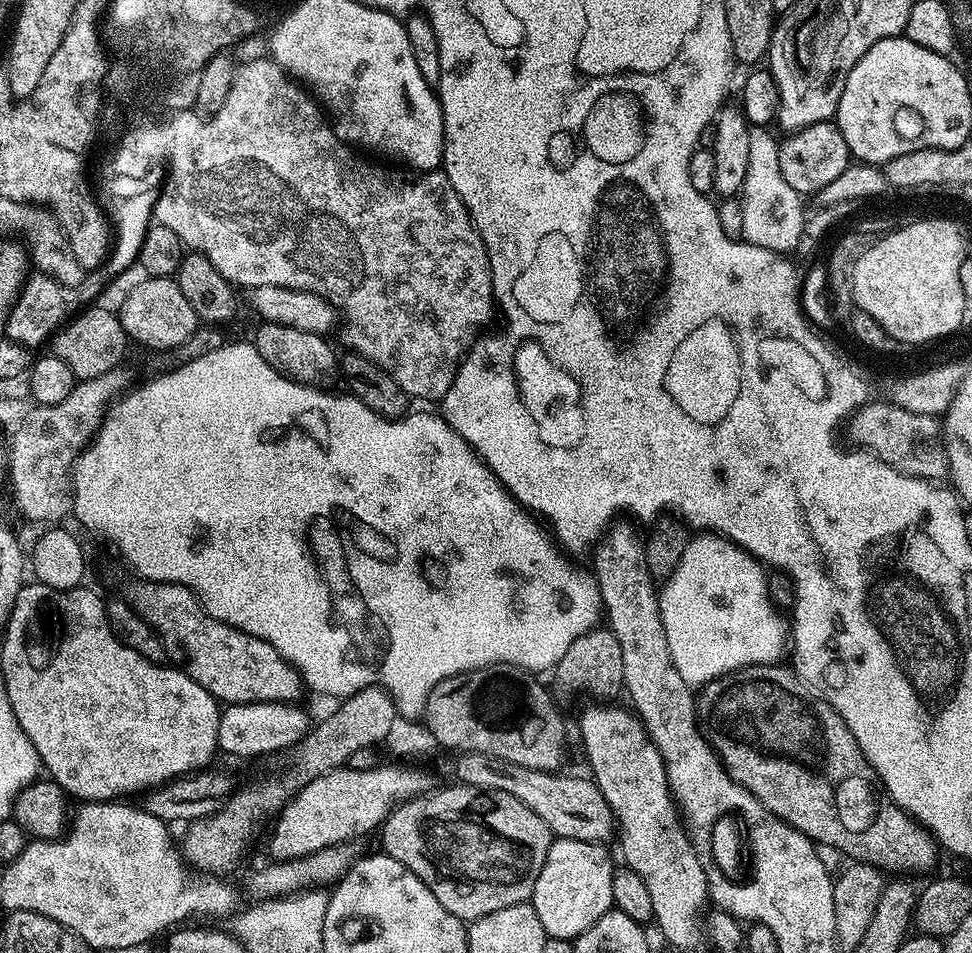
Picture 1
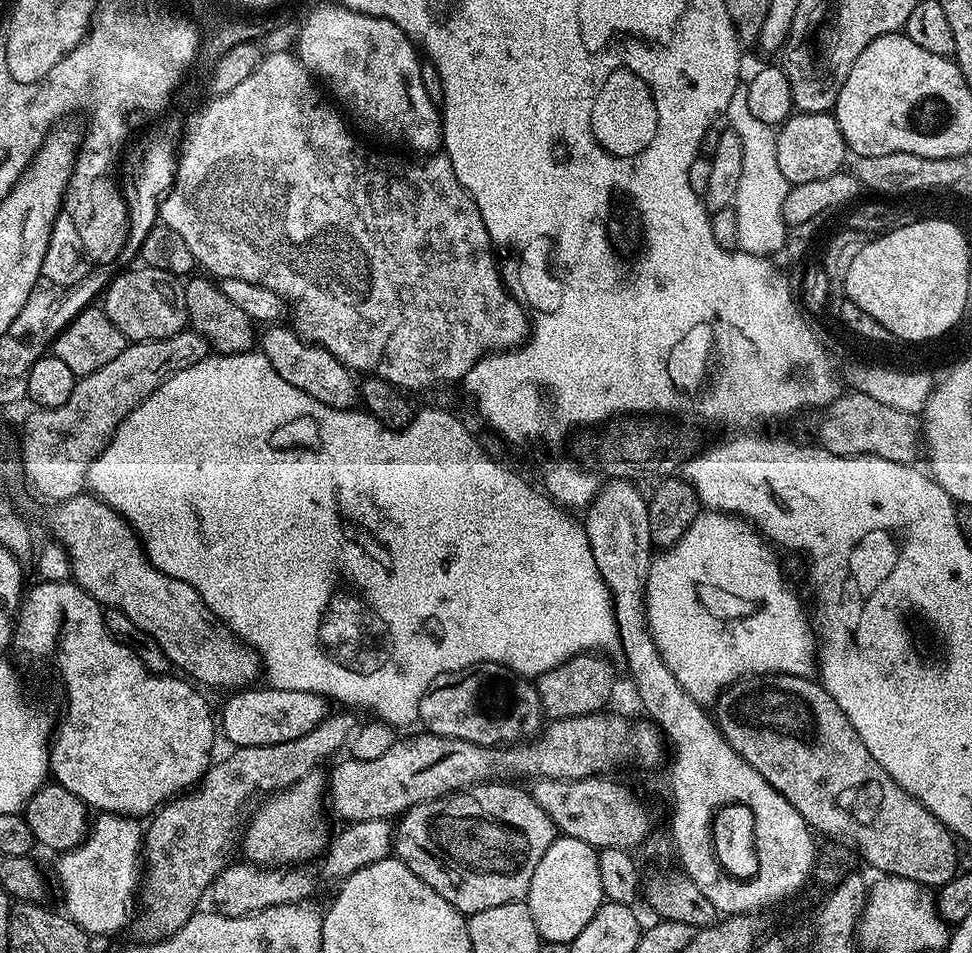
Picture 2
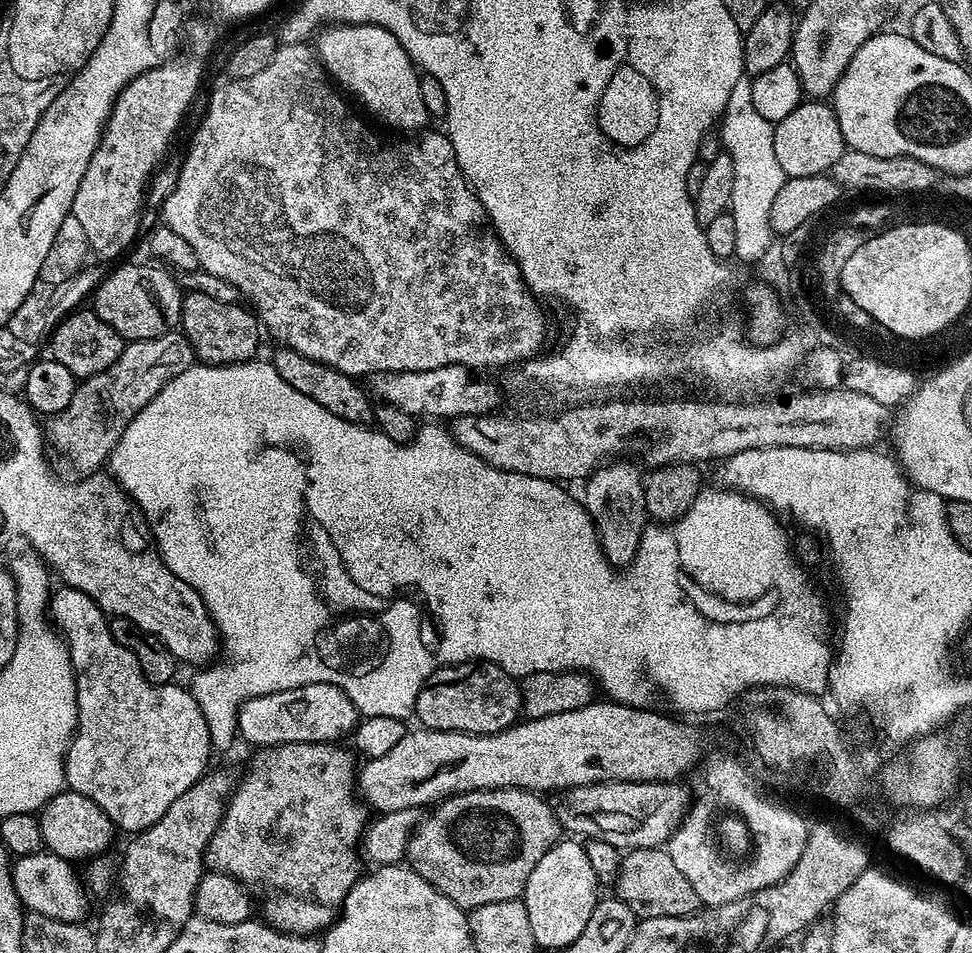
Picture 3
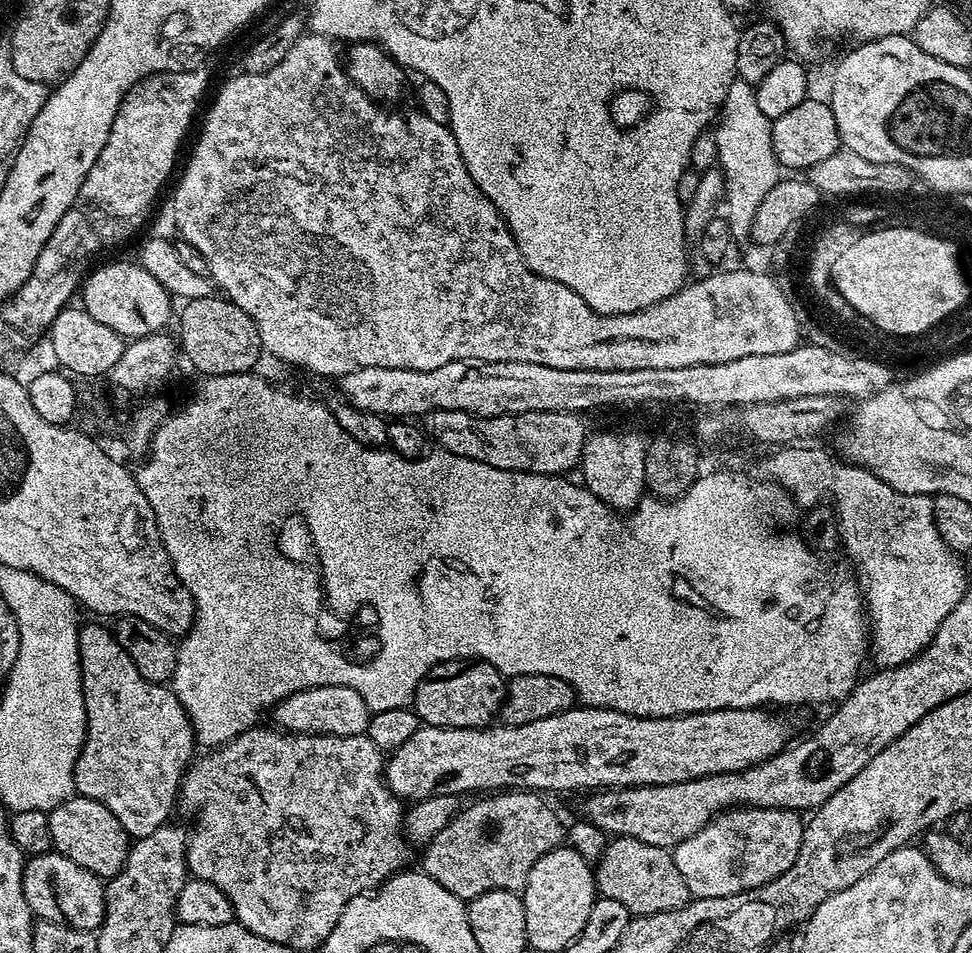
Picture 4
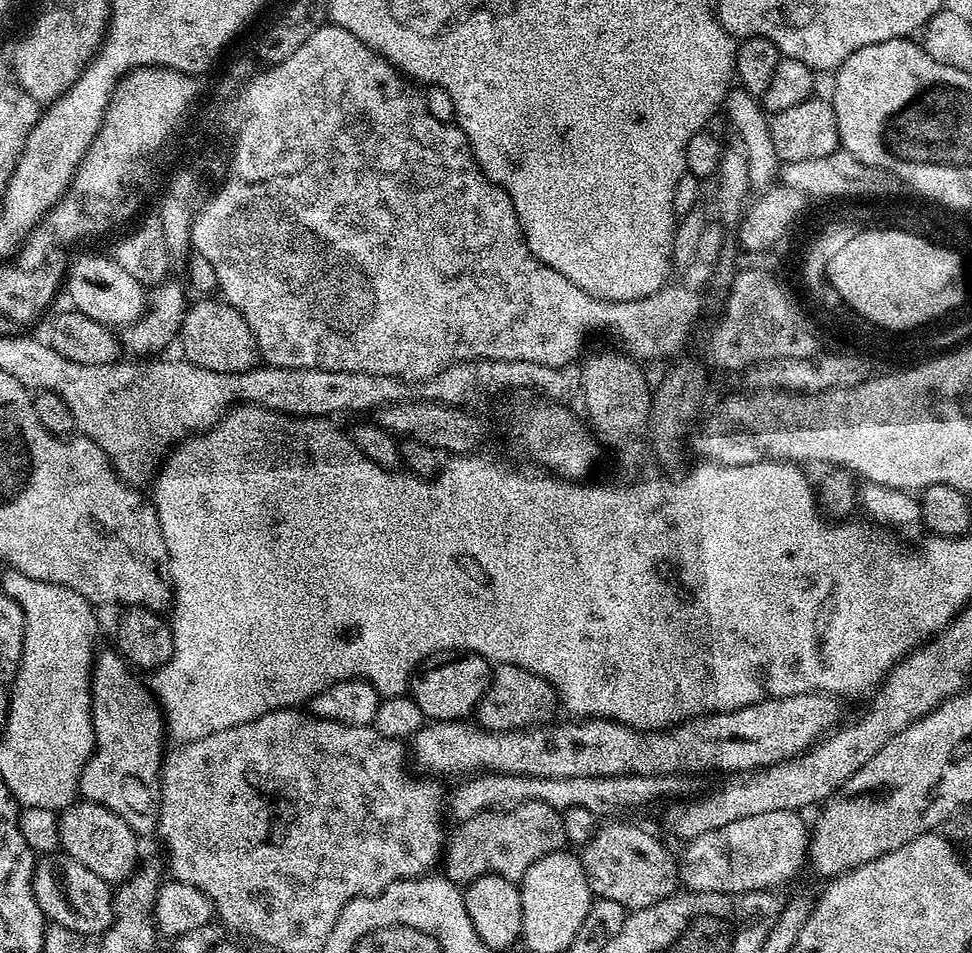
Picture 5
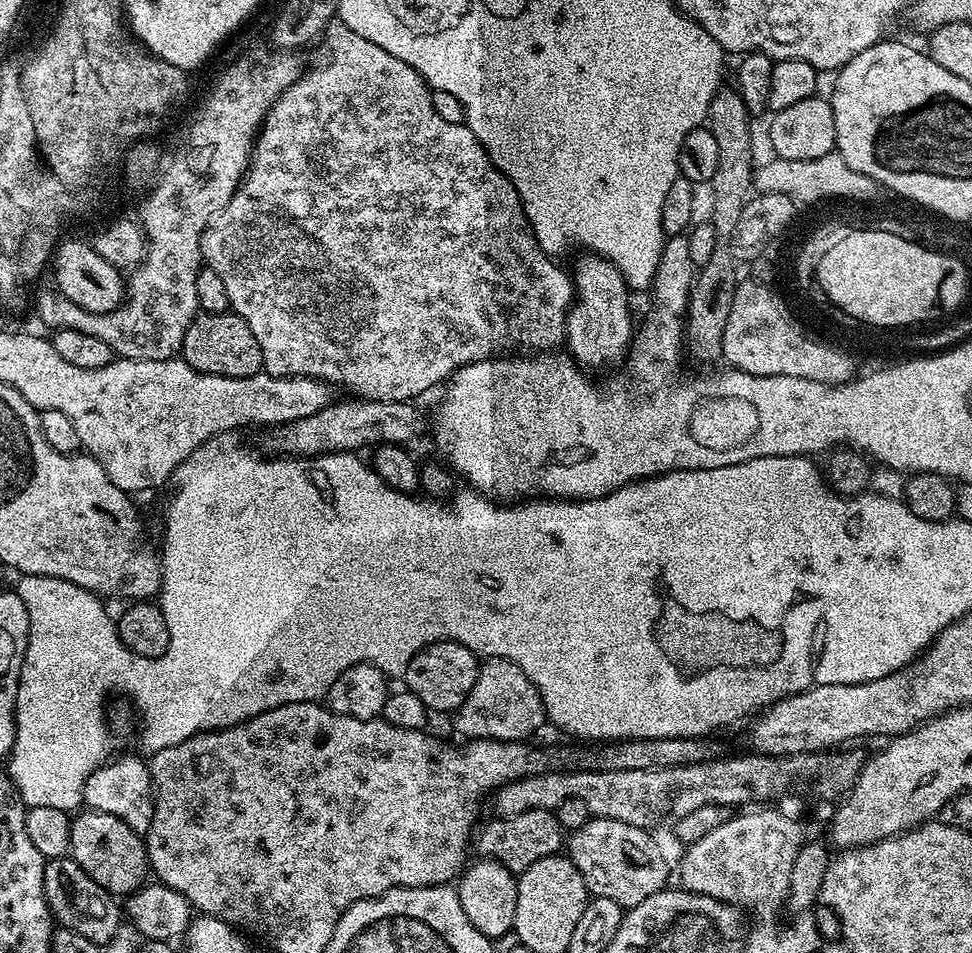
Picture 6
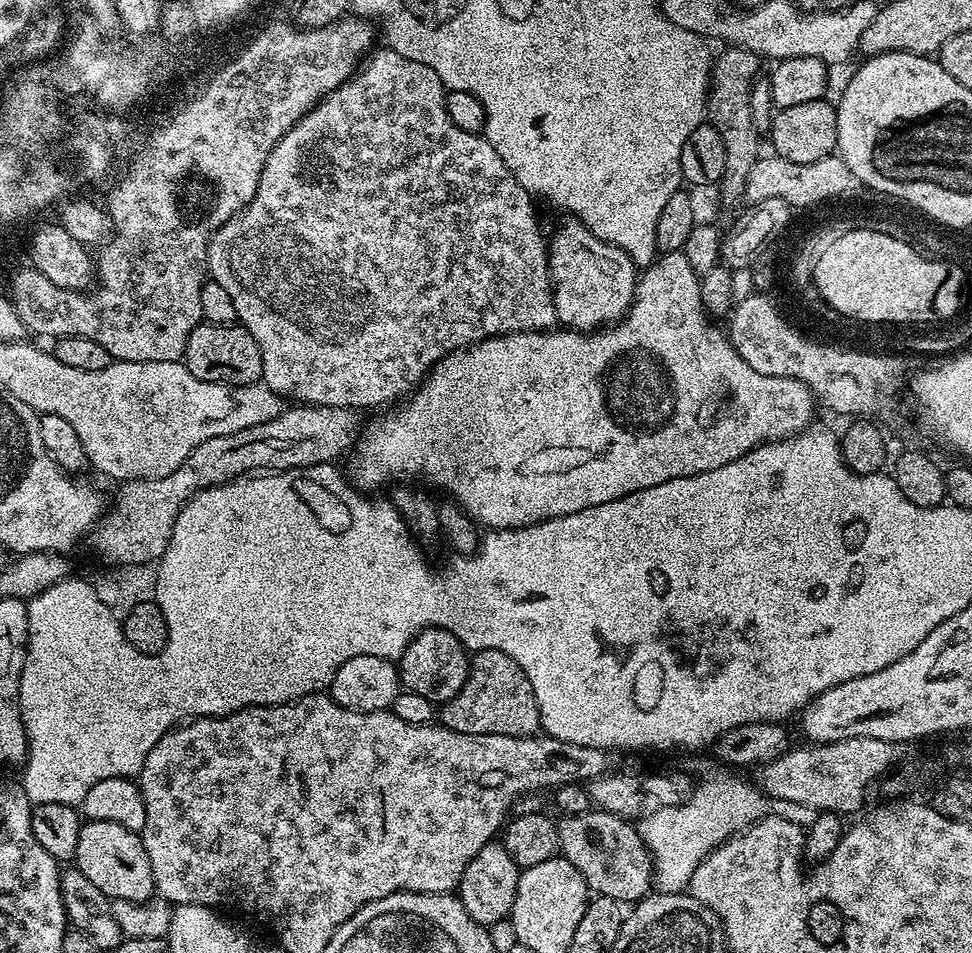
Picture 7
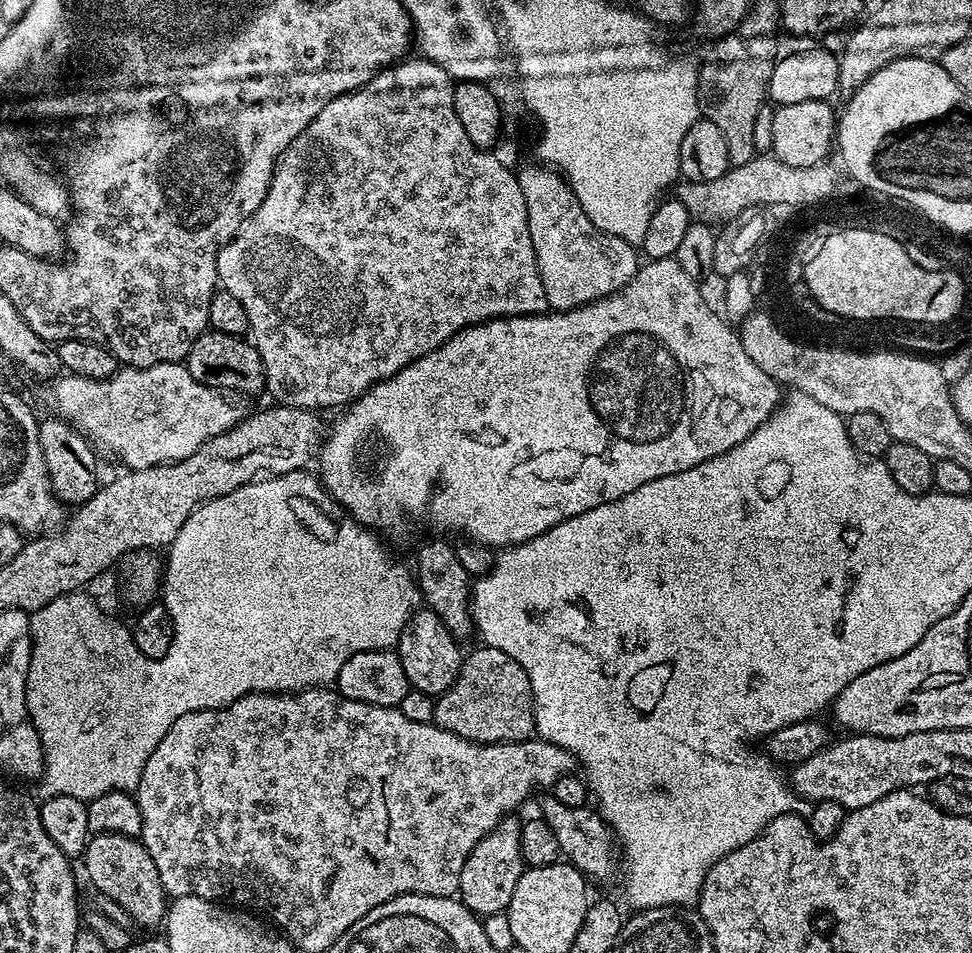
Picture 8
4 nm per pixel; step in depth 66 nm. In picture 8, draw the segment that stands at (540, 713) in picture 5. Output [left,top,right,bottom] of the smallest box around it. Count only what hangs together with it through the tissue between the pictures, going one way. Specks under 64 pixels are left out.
[432,647,536,744]

